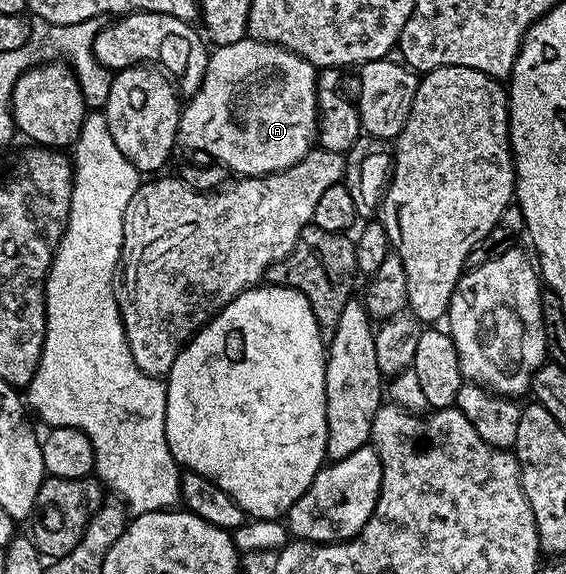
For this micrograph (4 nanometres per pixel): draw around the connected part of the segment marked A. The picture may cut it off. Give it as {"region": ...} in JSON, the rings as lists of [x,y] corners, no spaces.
{"region":[[[245,37],[234,45],[216,47],[209,54],[202,85],[183,104],[179,142],[196,151],[205,151],[209,160],[223,165],[240,177],[273,175],[290,169],[316,143],[316,77],[318,69],[310,61],[276,43]]]}

